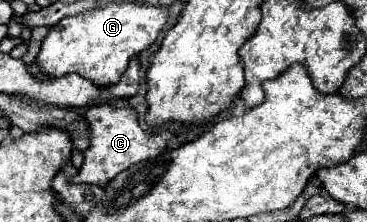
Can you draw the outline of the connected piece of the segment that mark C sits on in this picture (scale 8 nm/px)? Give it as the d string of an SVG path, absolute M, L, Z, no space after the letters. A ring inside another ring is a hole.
M93 105L87 109L85 119L91 127L91 145L83 153L85 161L79 173L73 177L73 183L93 183L93 185L107 185L117 173L125 171L127 167L151 159L165 151L167 143L173 139L171 131L149 133L143 131L137 121L137 111L133 107L111 107L111 105Z

